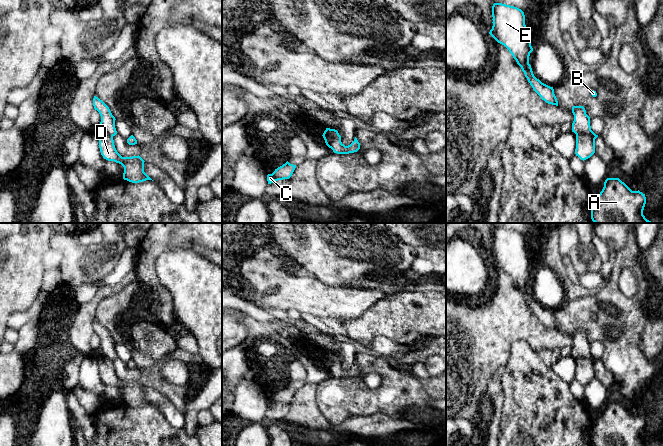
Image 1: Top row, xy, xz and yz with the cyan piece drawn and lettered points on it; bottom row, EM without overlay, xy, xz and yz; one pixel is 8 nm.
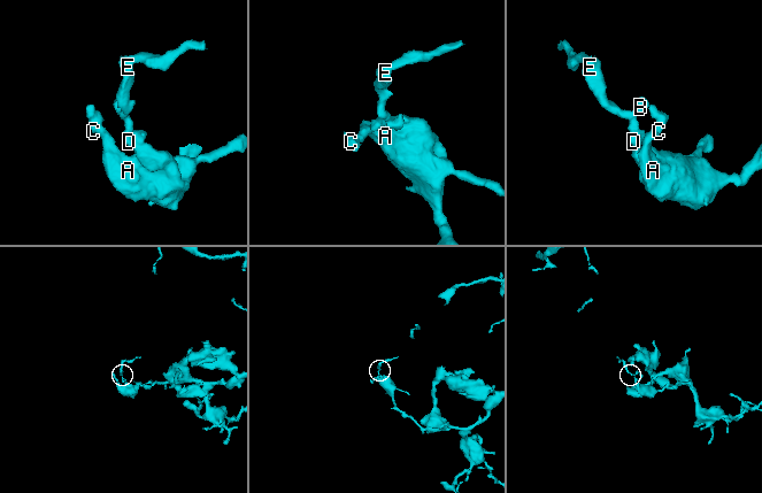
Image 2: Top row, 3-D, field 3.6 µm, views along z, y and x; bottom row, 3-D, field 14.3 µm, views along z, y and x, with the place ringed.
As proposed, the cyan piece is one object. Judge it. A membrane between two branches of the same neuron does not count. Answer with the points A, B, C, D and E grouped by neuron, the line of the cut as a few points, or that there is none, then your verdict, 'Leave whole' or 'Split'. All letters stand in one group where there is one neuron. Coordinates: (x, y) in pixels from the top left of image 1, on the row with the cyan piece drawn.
Groups: A C D / B E. Split along yz (576, 134), (589, 134), (594, 140). Split

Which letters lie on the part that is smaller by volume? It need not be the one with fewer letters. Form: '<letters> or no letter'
B, E

